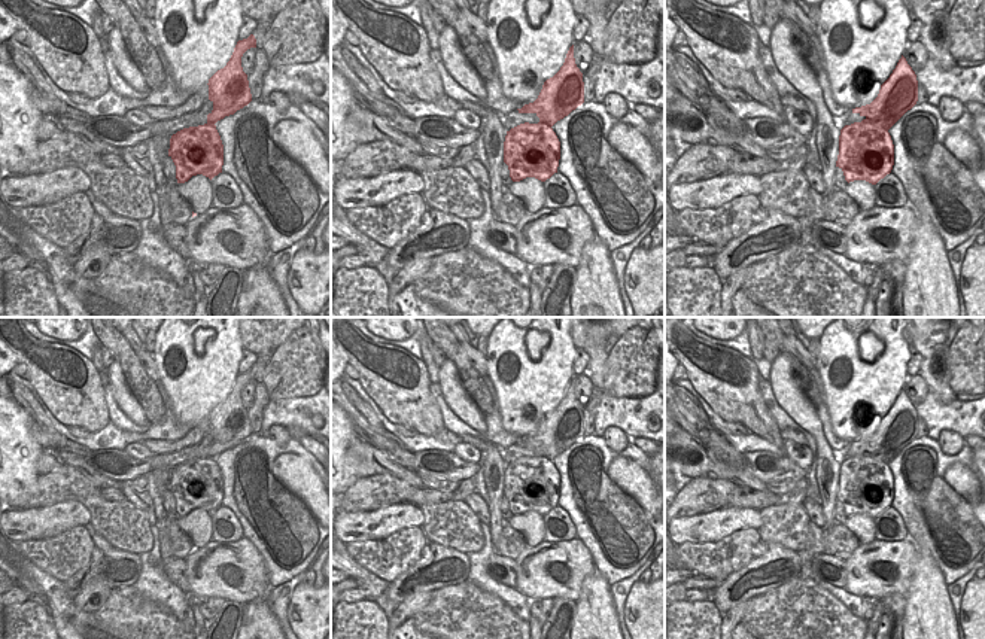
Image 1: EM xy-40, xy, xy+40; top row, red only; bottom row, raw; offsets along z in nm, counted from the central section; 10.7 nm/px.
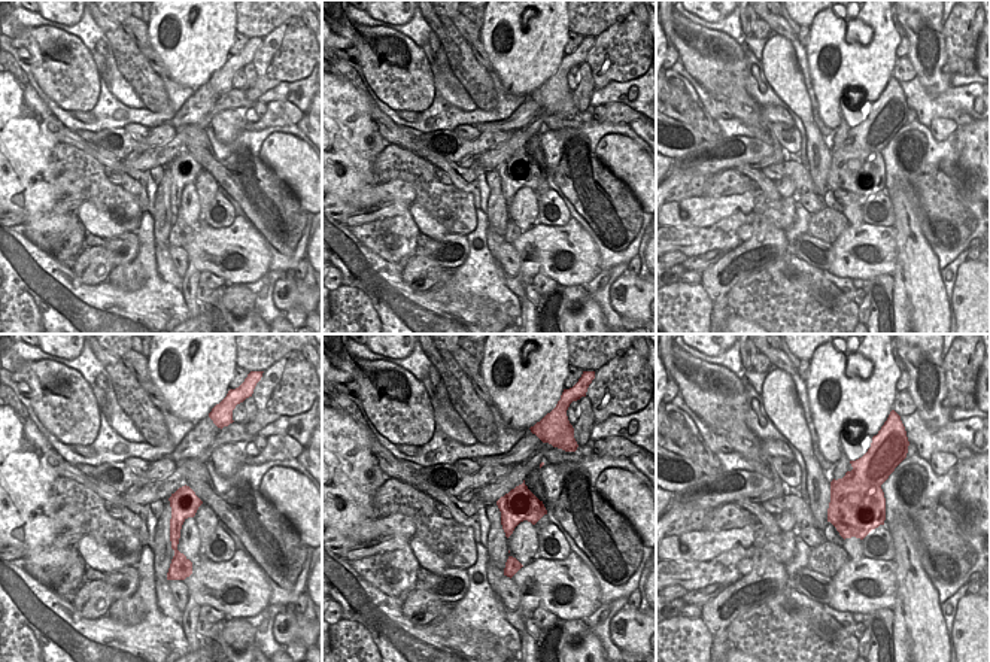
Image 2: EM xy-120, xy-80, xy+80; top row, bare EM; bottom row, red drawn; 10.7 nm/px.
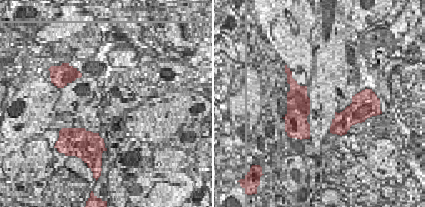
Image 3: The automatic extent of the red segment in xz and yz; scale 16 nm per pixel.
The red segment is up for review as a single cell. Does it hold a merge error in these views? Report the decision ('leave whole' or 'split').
split

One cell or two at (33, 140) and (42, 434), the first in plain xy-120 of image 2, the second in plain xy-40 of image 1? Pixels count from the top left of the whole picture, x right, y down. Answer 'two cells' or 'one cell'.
two cells

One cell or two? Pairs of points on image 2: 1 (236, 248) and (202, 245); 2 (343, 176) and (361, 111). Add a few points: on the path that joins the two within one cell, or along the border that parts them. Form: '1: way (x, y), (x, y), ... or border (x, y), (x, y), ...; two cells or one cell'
1: way (227, 248), (210, 248); one cell
2: way (346, 160), (346, 127); one cell

